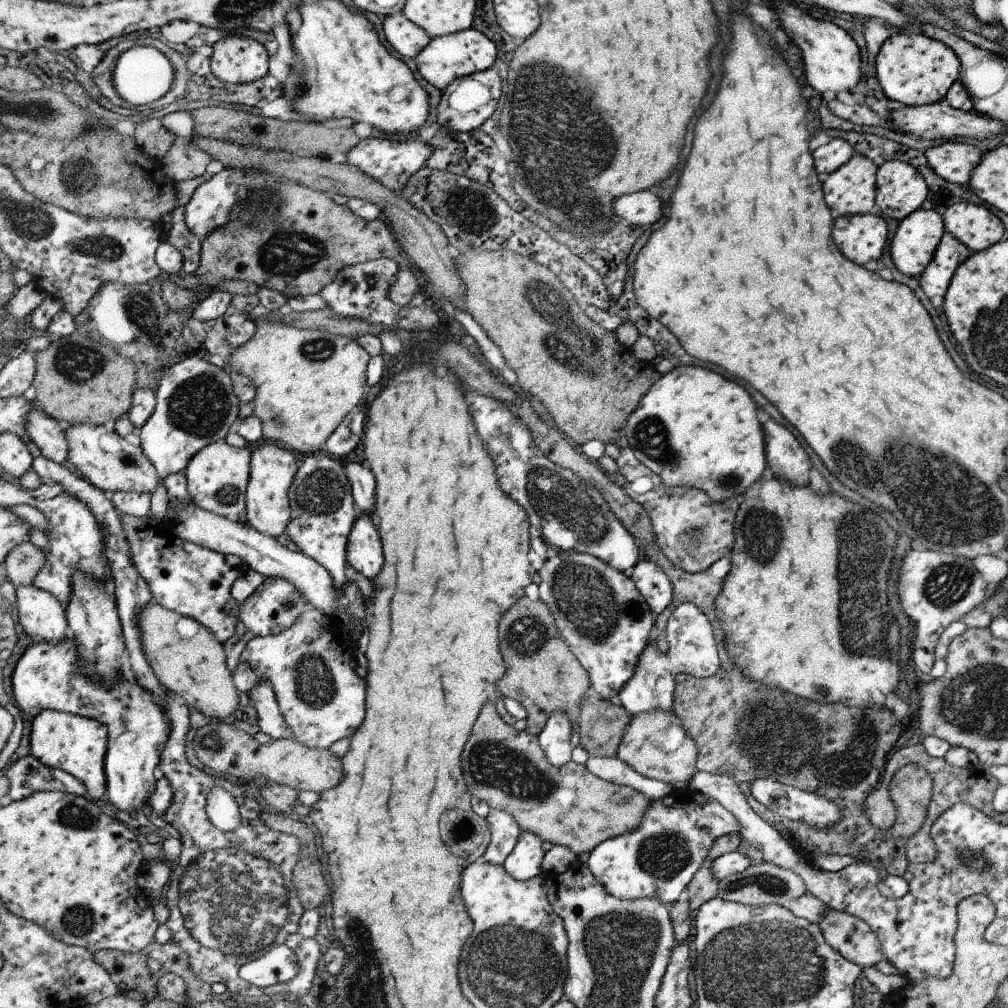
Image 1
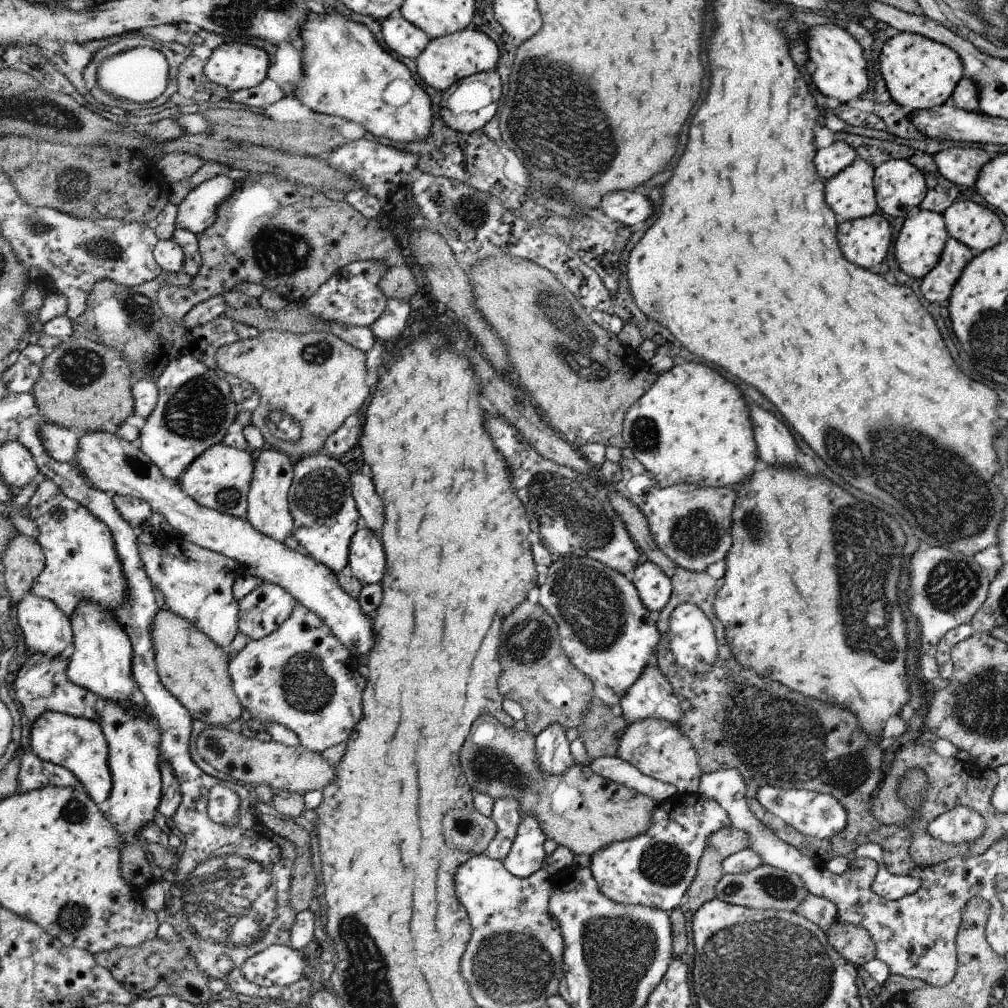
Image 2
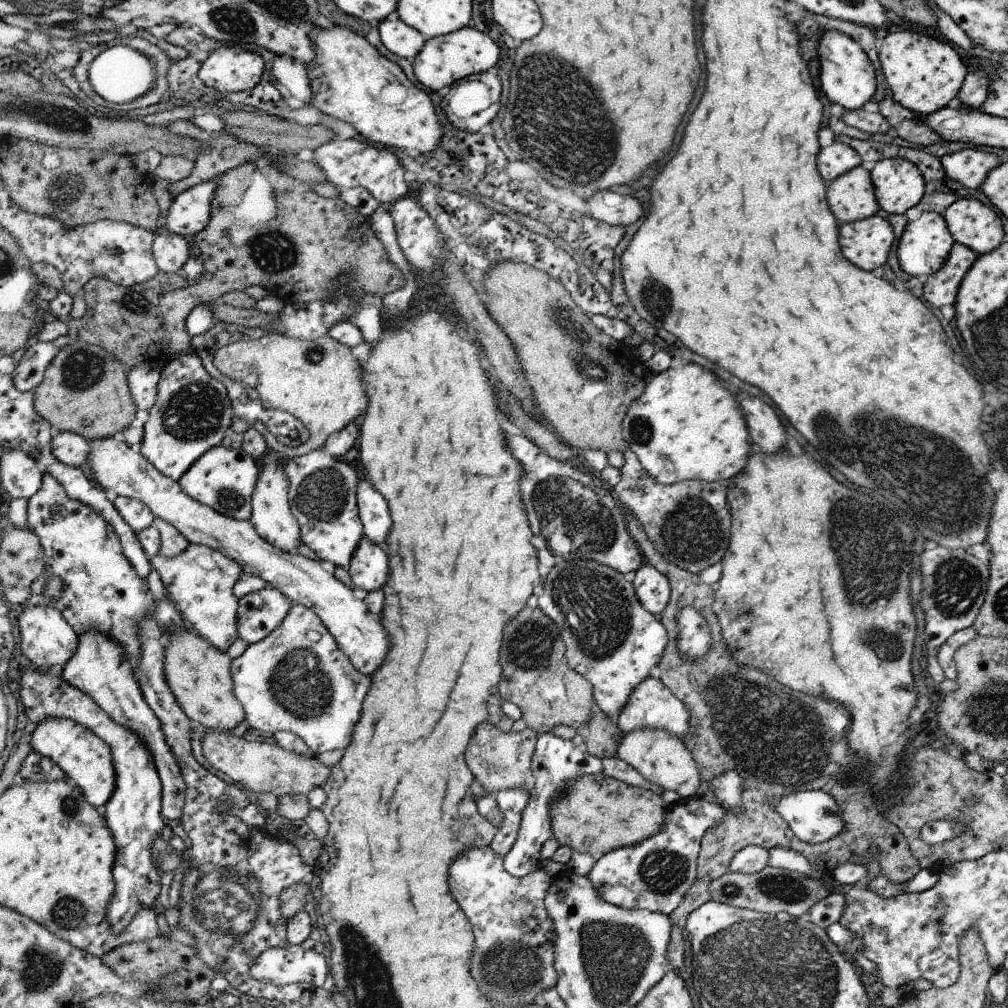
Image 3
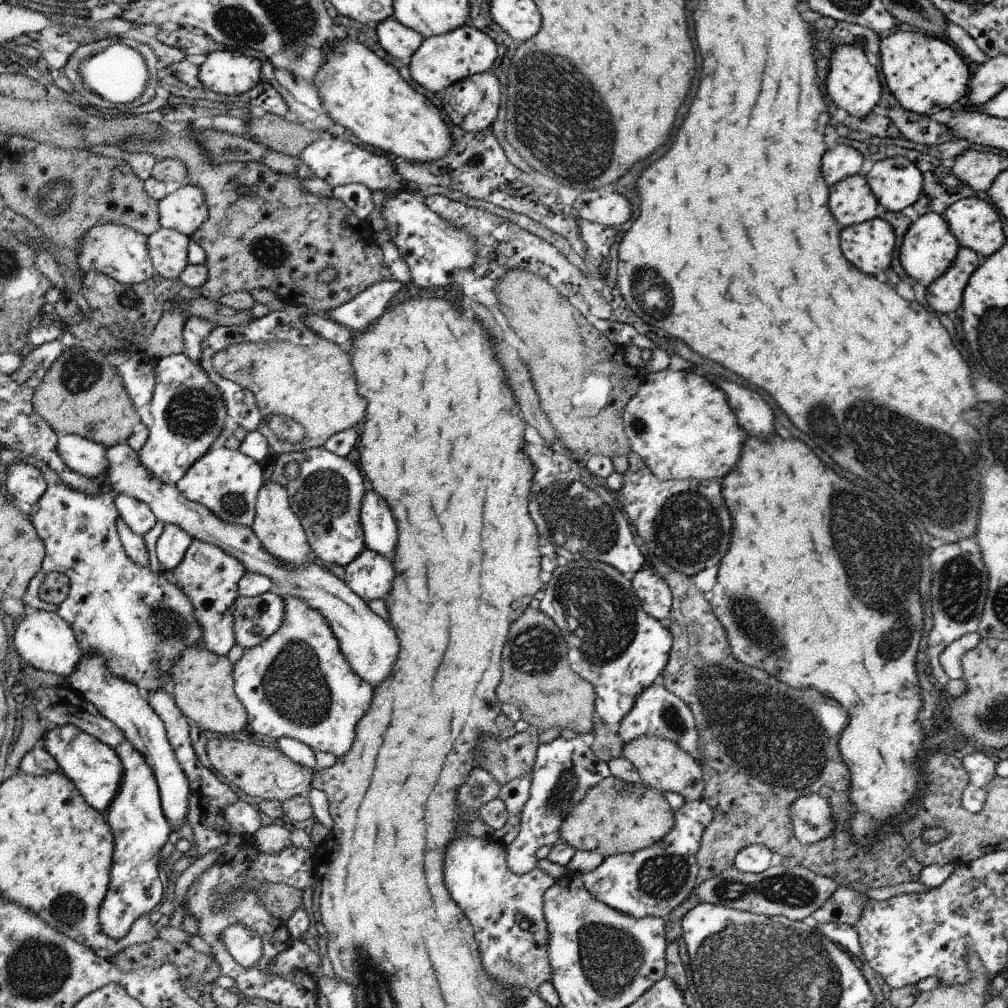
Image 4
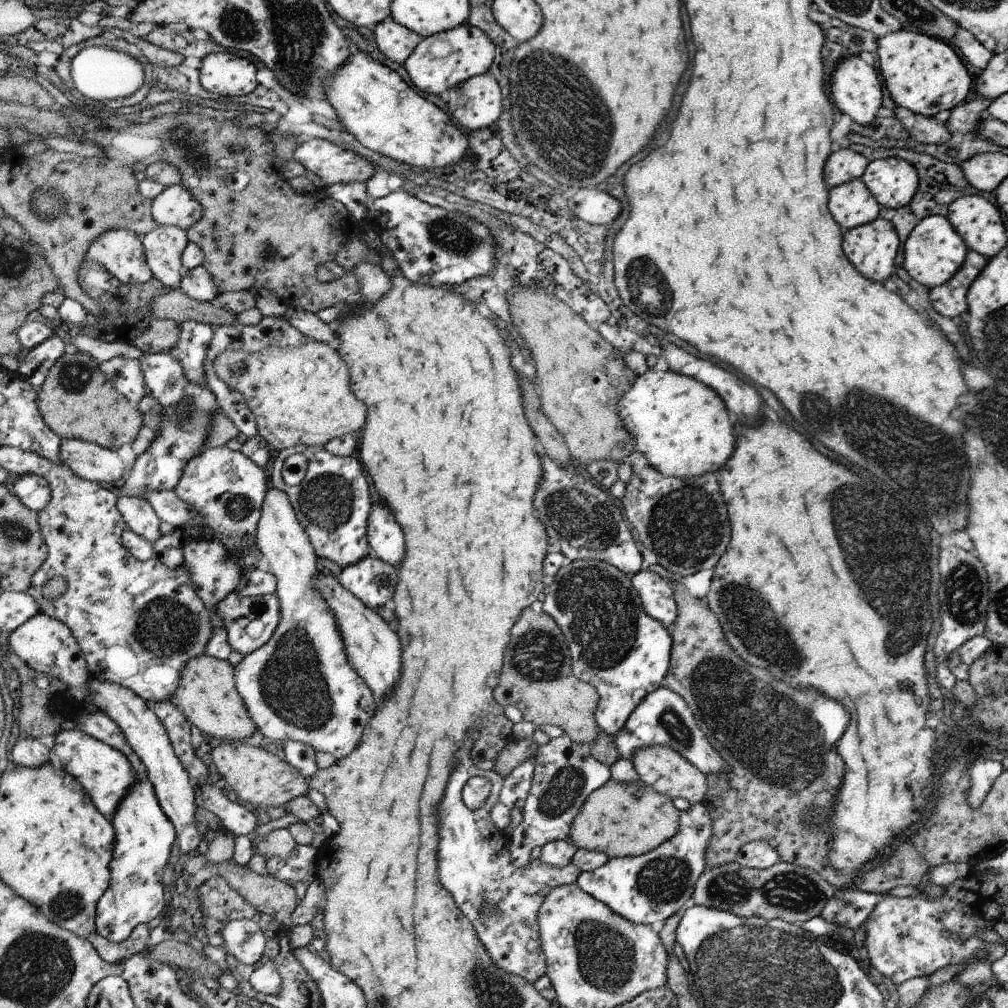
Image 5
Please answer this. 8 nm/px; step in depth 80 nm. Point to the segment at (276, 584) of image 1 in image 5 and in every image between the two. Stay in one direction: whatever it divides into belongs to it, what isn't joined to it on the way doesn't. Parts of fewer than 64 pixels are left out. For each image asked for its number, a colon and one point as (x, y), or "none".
2: (262, 611)
3: (260, 613)
4: (267, 610)
5: (237, 611)

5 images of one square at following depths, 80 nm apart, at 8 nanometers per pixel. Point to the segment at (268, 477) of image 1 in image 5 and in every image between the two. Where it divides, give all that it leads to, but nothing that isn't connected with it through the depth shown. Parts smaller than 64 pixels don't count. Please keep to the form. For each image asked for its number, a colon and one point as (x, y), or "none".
2: (269, 511)
3: (271, 515)
4: (281, 531)
5: (300, 686)

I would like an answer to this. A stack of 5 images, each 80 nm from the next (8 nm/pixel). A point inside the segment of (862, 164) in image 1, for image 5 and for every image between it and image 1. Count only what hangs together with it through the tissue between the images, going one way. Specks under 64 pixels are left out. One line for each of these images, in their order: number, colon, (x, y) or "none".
2: (851, 193)
3: (852, 196)
4: (853, 201)
5: (853, 203)

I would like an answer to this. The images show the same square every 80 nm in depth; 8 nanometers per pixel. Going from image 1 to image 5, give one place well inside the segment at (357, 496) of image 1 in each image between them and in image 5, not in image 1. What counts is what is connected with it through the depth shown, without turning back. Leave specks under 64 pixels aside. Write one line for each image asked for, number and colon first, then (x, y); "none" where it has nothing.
2: (369, 504)
3: (373, 510)
4: (378, 525)
5: (386, 541)

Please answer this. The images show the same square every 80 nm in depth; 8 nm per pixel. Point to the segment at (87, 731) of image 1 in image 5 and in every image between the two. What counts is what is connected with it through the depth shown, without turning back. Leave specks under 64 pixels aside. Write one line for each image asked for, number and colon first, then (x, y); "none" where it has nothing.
2: (78, 743)
3: (87, 758)
4: (96, 768)
5: (106, 773)

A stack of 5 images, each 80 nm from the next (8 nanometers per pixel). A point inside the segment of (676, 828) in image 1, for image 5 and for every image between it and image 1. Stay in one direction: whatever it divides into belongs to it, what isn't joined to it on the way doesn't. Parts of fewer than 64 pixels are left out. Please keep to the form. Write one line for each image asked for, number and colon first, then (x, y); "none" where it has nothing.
2: (655, 869)
3: (655, 874)
4: (651, 882)
5: (648, 889)

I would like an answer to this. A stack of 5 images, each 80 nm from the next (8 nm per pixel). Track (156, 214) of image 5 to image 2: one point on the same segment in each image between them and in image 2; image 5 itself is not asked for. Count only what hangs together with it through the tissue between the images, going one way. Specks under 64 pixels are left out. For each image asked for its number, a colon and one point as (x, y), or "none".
2: (199, 211)
3: (190, 212)
4: (185, 209)

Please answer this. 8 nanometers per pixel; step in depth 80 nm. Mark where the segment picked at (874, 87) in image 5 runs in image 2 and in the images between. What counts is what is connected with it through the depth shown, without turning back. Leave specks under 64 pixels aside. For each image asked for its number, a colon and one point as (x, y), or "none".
2: (840, 63)
3: (846, 75)
4: (853, 84)

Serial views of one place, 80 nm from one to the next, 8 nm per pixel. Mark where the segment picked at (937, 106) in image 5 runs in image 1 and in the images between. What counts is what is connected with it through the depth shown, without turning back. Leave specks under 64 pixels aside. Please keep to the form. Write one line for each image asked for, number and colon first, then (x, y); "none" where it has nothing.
1: (913, 69)
2: (920, 73)
3: (923, 74)
4: (925, 75)

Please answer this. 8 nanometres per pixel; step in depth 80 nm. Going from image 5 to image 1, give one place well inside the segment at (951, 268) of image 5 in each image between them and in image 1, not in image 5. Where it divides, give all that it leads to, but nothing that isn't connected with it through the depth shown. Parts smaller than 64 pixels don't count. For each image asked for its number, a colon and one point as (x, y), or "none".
1: (913, 246)
2: (918, 249)
3: (925, 244)
4: (929, 247)

